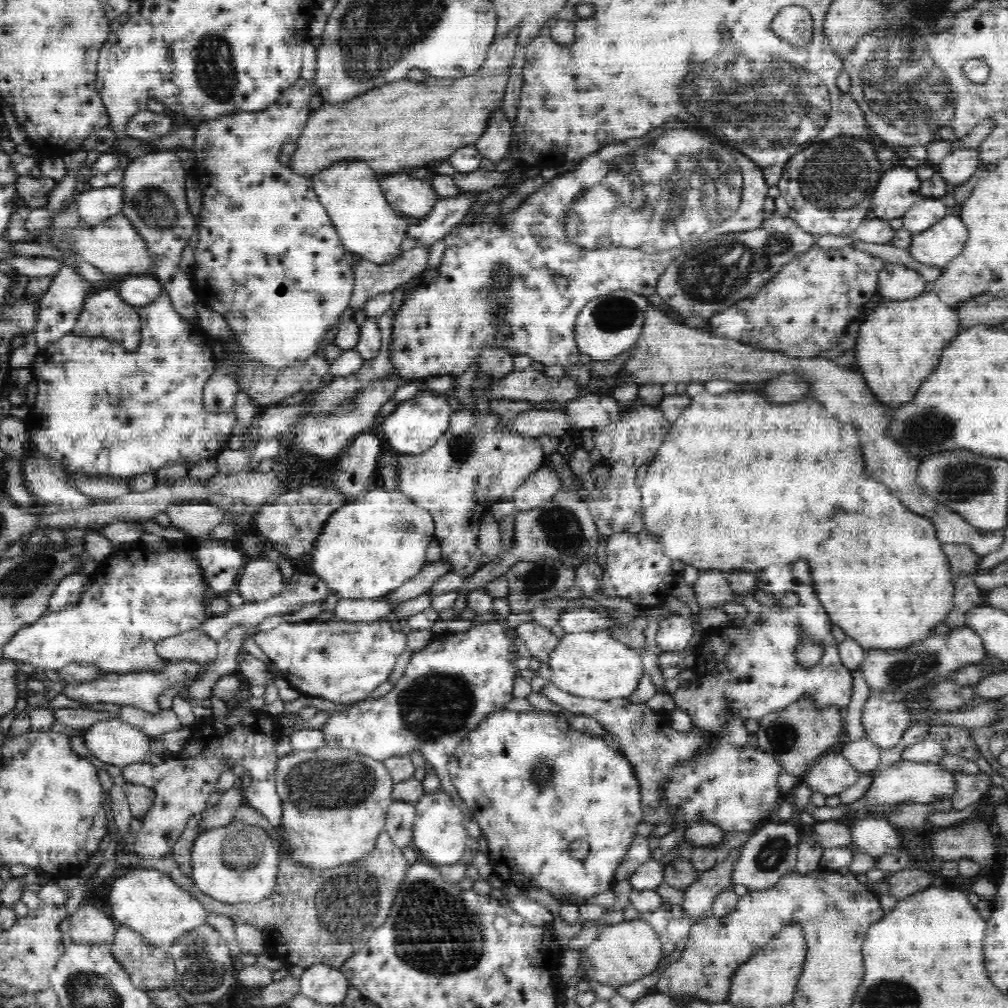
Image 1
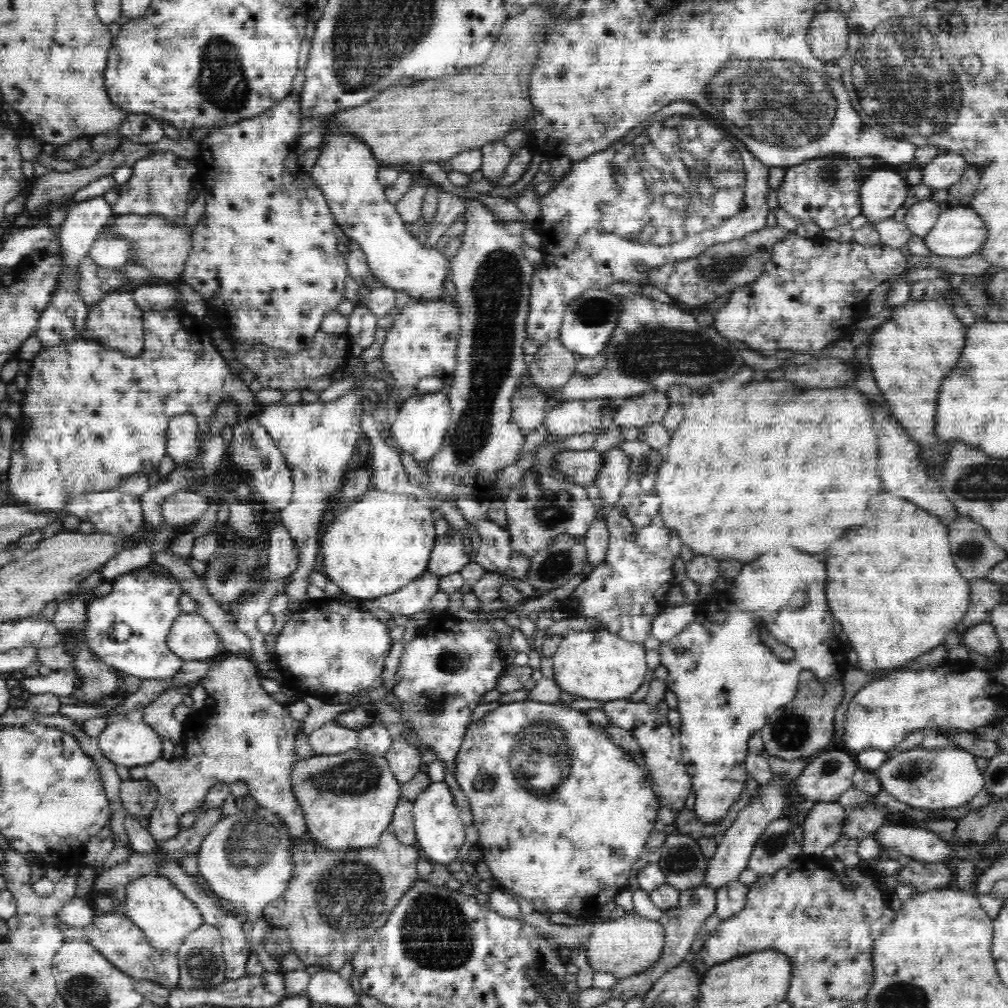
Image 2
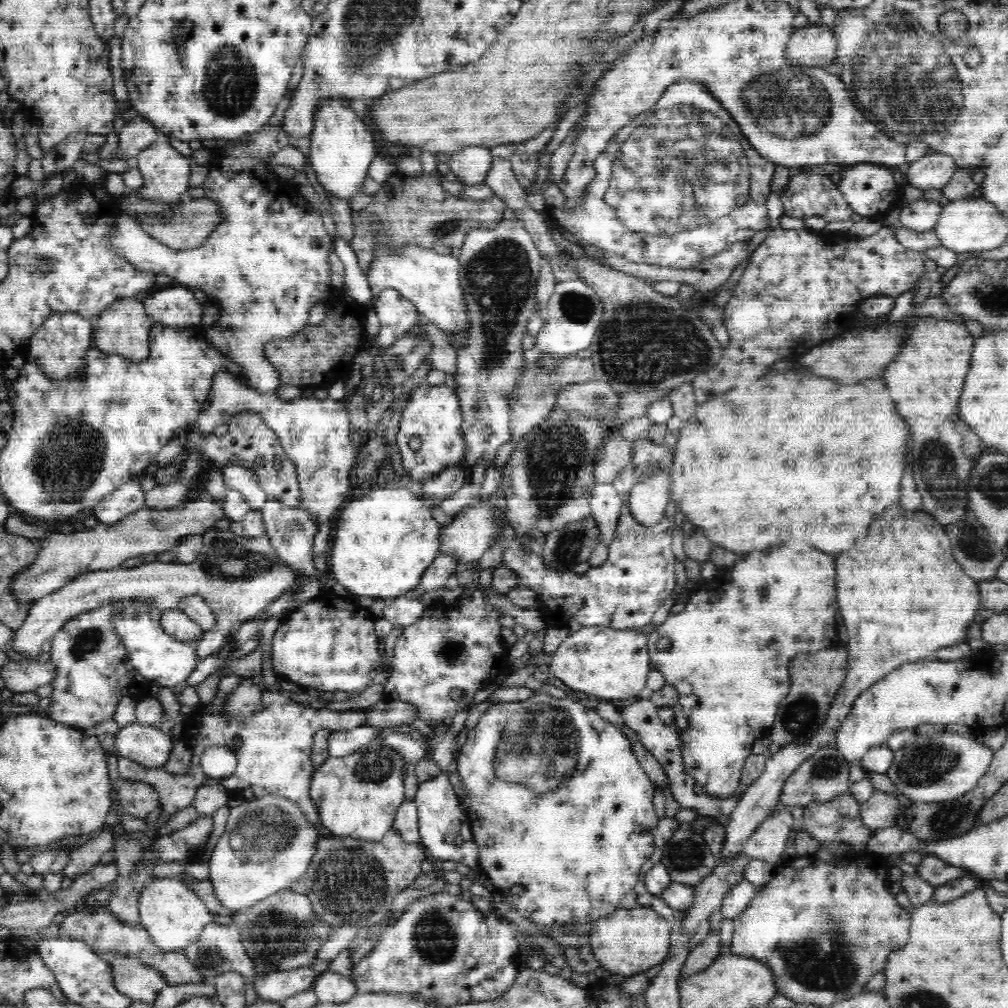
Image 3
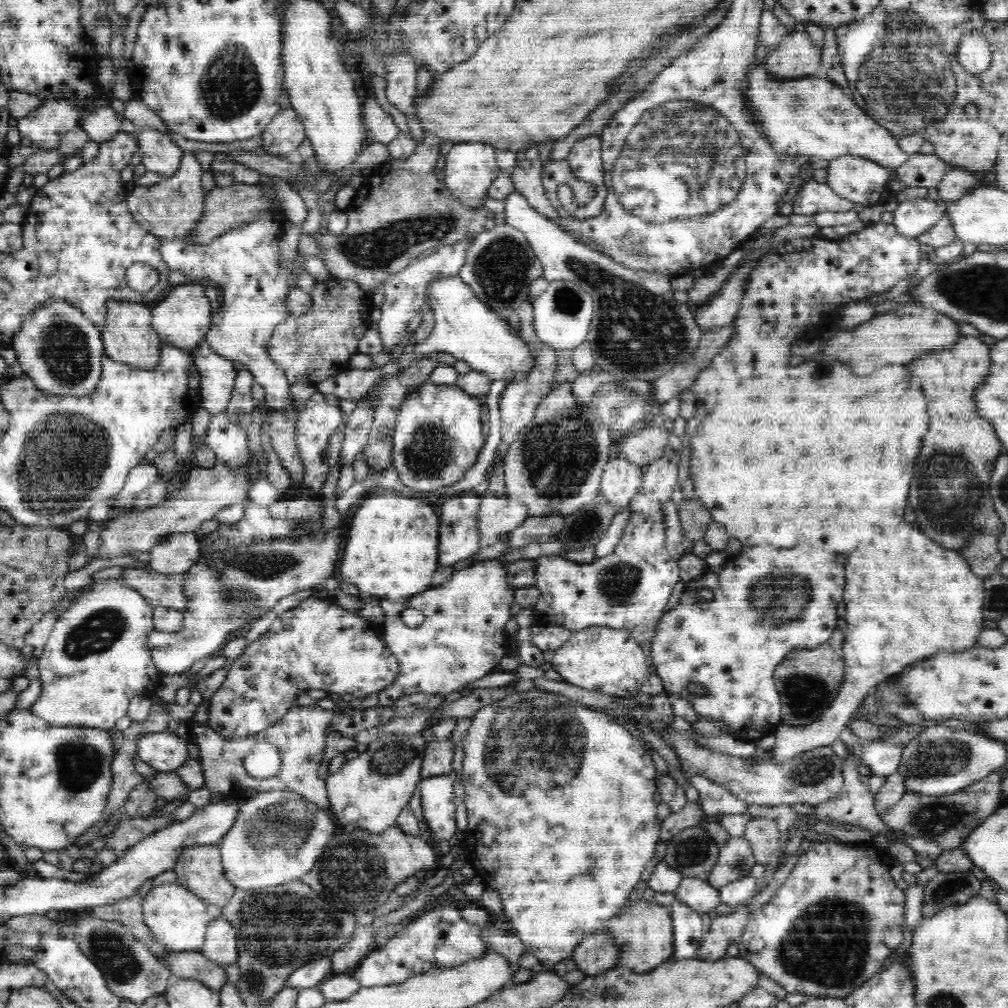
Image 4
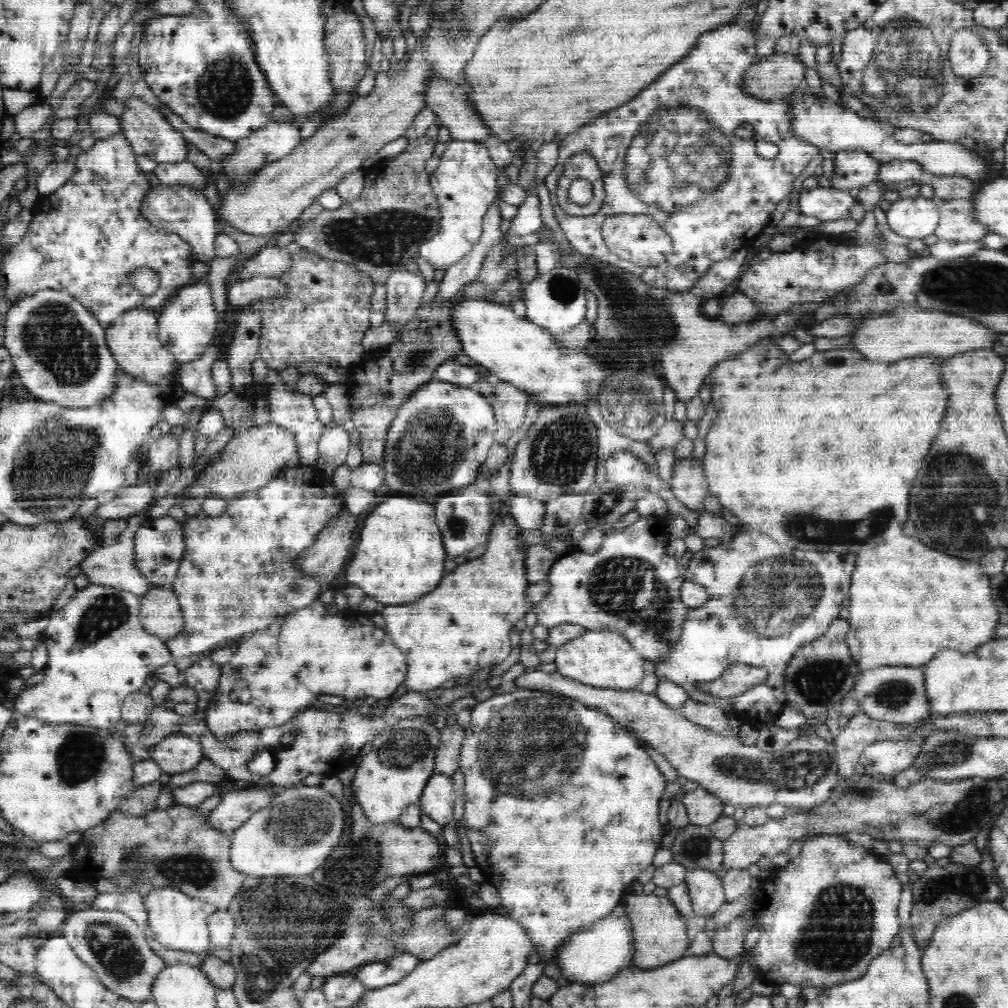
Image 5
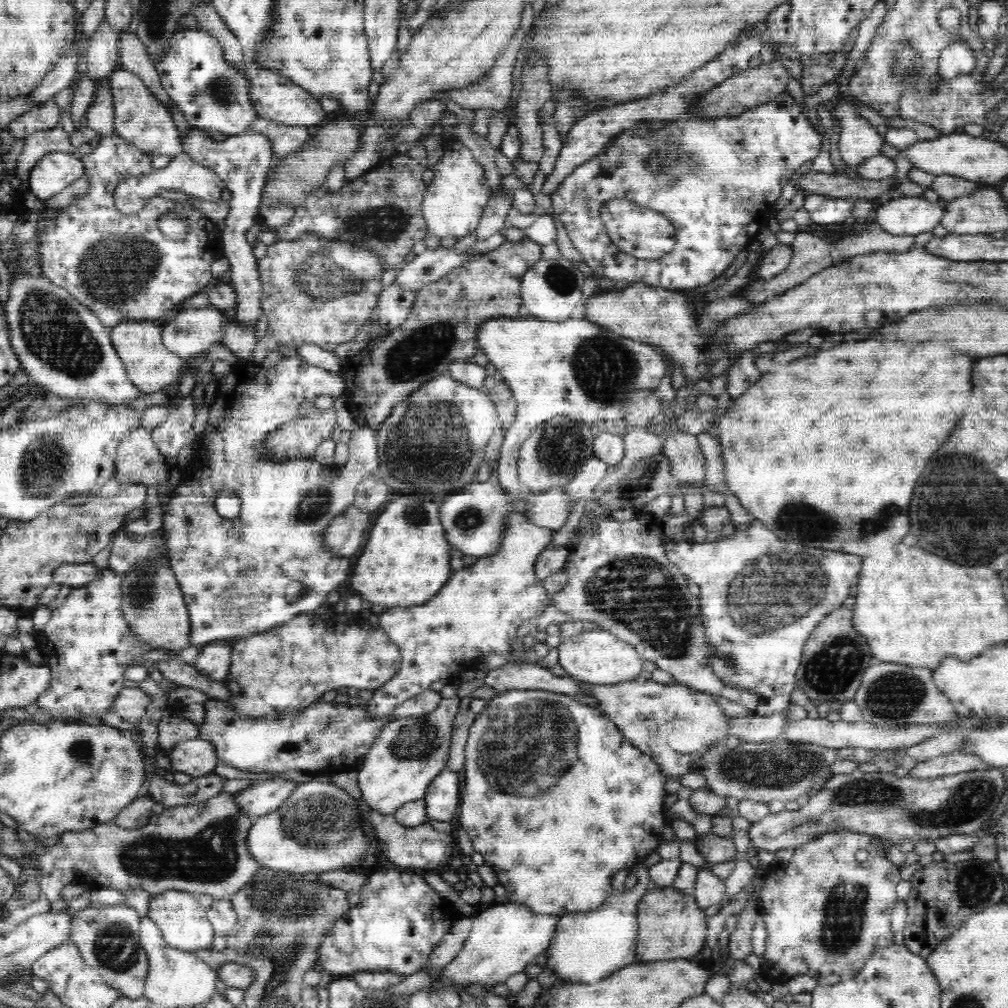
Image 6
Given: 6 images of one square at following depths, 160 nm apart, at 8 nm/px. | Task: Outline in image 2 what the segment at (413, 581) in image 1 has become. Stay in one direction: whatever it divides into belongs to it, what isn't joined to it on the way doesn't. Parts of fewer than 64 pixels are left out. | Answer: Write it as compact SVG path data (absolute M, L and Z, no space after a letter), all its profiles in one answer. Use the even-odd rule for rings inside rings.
M468 531L458 532L456 535L437 536L427 572L436 576L446 576L459 572L469 564L473 555L466 555L464 552L464 535L468 535Z

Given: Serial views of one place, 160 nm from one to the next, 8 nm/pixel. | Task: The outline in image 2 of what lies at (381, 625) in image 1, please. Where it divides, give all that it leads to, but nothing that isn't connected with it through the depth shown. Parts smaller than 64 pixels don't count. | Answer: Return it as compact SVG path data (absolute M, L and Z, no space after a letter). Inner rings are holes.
M326 597L313 601L311 607L294 613L286 622L286 626L280 630L275 642L275 654L278 654L280 666L284 668L282 673L290 674L298 680L301 694L310 693L324 699L344 692L359 693L360 690L376 686L384 670L384 660L390 648L392 648L392 640L387 624L383 624L378 618L365 613L359 607L351 608L340 603L336 598Z

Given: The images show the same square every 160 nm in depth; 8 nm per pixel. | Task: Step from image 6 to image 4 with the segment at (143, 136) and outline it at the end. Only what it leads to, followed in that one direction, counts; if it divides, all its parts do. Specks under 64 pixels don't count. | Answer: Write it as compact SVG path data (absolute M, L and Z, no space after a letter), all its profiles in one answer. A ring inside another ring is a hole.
M147 127L137 129L137 144L141 163L148 172L170 178L180 168L184 150L179 148L167 134Z

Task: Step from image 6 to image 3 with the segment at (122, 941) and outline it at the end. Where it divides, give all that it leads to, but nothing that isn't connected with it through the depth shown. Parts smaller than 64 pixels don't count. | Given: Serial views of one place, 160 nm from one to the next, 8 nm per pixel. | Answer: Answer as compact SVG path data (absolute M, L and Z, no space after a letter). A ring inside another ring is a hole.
M96 952L113 971L114 987L118 992L133 1001L146 1002L152 1005L158 994L168 985L162 973L156 969L148 969L136 957L120 957L113 952Z

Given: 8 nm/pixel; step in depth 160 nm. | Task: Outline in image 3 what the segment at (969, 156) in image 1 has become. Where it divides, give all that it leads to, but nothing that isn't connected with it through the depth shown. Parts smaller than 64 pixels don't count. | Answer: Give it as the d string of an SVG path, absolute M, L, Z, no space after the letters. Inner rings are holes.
M935 152L910 163L905 175L908 184L925 190L946 186L958 169L954 158Z

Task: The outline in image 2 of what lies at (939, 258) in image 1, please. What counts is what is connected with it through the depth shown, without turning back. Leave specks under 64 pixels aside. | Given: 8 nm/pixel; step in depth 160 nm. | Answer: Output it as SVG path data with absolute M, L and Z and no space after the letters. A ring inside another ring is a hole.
M970 206L944 207L936 224L923 237L936 256L966 257L987 240L987 222Z

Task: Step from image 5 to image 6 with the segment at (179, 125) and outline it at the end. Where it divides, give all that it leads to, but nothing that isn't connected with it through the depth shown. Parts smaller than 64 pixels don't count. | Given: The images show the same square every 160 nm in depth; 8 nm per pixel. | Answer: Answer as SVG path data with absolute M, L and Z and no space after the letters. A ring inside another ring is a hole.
M127 30L122 31L118 56L120 65L140 77L144 82L144 86L147 86L148 90L151 90L151 93L170 110L169 96L162 88L153 61L148 56L148 51L145 50L144 44L136 34L132 34Z

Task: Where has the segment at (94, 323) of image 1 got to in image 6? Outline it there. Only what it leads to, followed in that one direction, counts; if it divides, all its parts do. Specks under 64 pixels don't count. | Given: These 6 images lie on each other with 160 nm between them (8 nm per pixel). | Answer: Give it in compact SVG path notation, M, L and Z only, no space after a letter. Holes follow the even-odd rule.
M126 321L110 331L112 346L124 363L128 380L144 394L163 391L169 384L176 383L185 371L187 361L164 346L161 322Z

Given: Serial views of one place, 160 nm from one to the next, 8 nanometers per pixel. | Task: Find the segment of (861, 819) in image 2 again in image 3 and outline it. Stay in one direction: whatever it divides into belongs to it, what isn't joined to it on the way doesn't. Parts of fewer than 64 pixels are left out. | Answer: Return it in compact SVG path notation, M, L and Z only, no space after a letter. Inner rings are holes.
M875 790L860 809L860 818L866 828L876 830L896 826L901 804L890 793Z

